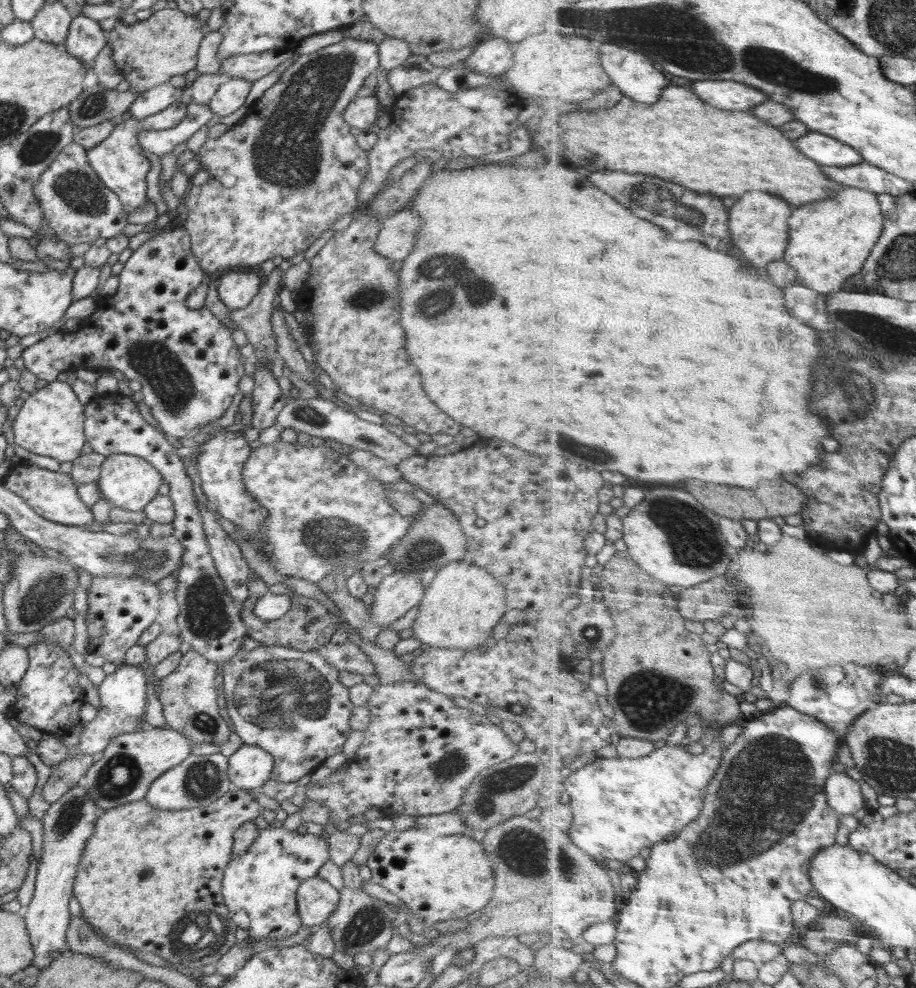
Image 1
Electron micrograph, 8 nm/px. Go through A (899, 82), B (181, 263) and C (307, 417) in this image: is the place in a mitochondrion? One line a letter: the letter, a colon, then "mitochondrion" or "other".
A: other
B: other
C: mitochondrion

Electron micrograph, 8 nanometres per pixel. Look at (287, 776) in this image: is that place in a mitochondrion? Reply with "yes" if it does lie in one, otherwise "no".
no

